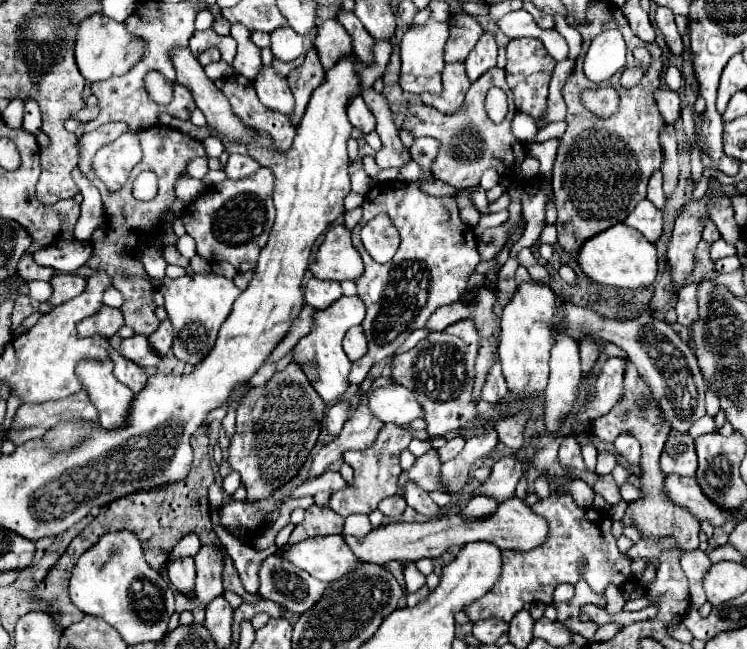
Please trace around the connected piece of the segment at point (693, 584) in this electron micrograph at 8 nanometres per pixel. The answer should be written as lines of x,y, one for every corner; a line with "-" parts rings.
696,548
692,552
684,552
680,556
680,566
686,572
688,582
690,582
690,600
692,600
694,608
700,608
700,604
706,602
706,594
704,594
704,588
702,588
702,578
704,578
704,572
710,568
710,564
712,562
708,560
706,552
700,550
700,548

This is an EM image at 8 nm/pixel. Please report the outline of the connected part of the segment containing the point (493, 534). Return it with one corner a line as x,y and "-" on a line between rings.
512,496
504,500
504,504
498,504
496,512
492,516
486,516
484,520
464,520
458,514
442,516
442,518
432,518
426,522
388,522
382,524
380,528
370,530
366,536
356,538
356,536
344,536
344,542
352,548
352,552
358,556
362,562
376,562
376,564
386,564
392,560
418,560
418,558
436,558
442,556
450,546
458,544
464,546
468,542
494,542
500,548
508,550
530,550
536,548
546,540
548,534
548,524
544,518
536,516
520,498

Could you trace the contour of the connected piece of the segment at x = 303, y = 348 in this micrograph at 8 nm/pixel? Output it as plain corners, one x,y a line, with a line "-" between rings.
342,296
340,300
336,300
336,304
330,304
324,310
316,310
312,314
312,330
308,336
300,338
298,344
292,350
292,362
300,364
300,368
304,370
304,374
308,376
310,384
314,386
314,390
320,394
320,398
326,404
338,402
338,398
346,392
348,388
348,372
350,372
350,360
342,350
342,338
346,334
348,328
362,324
366,314
364,302
358,300
358,296
348,298

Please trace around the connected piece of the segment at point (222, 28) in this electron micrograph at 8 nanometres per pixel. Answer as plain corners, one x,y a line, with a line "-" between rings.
214,4
214,6
210,6
210,10
212,10
212,14
214,14
214,32
216,34
222,34
222,36
226,36
226,34
230,34
230,22
228,20
224,20
224,16
222,16
222,10

